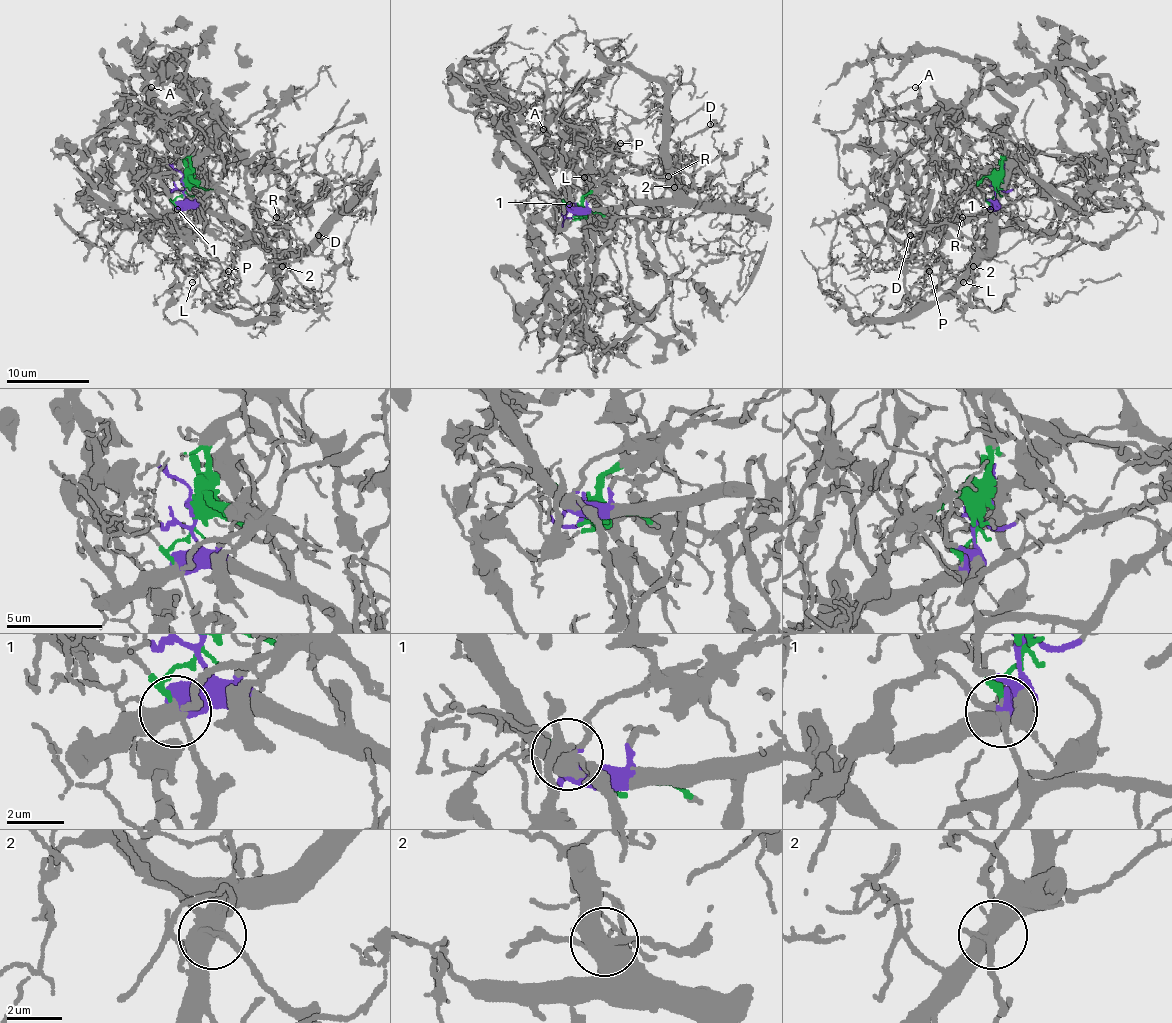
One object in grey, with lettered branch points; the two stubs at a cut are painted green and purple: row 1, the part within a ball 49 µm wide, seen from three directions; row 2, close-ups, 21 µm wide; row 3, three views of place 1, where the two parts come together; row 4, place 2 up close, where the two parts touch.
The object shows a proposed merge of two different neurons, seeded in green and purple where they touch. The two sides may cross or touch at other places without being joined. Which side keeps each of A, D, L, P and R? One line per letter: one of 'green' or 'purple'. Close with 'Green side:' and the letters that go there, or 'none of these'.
A: green
D: purple
L: green
P: purple
R: purple
Green side: A, L

